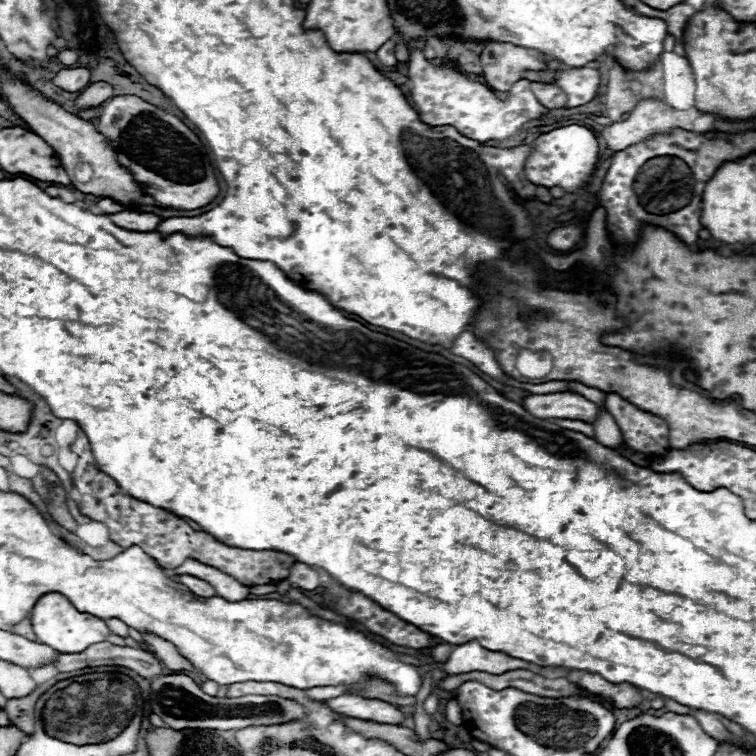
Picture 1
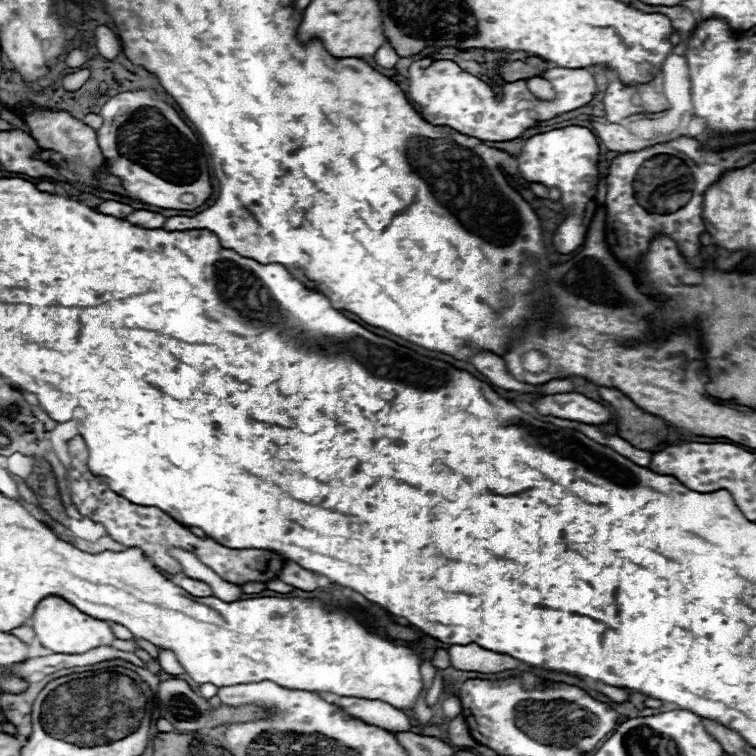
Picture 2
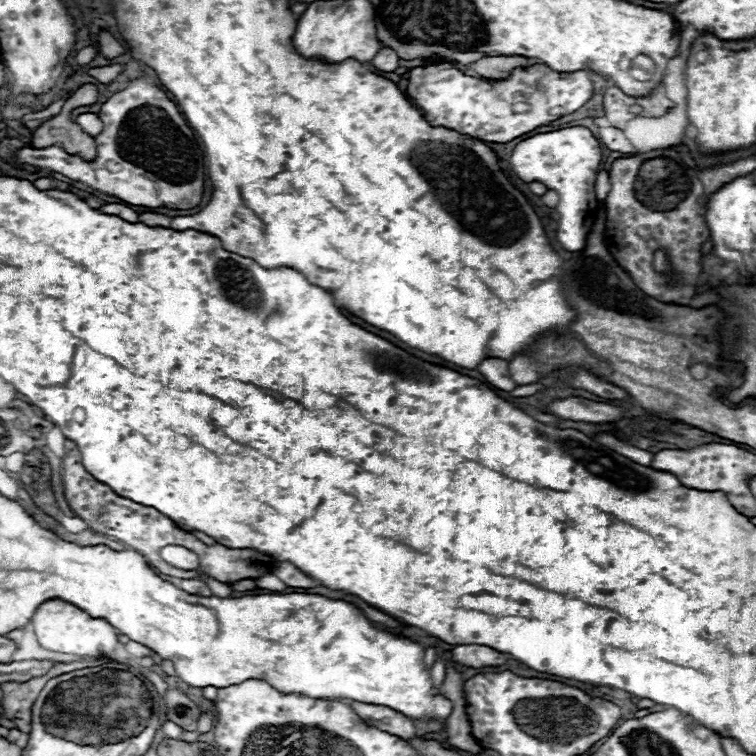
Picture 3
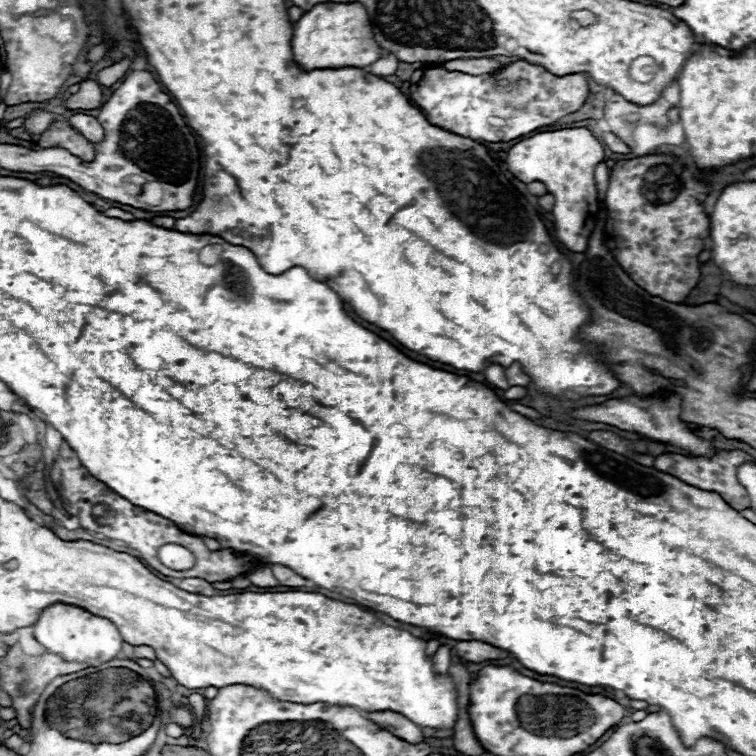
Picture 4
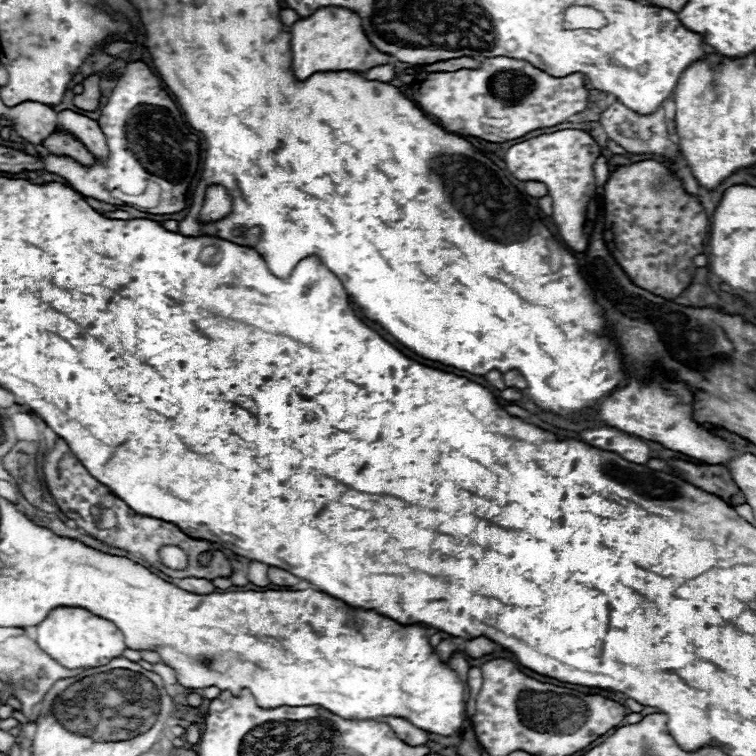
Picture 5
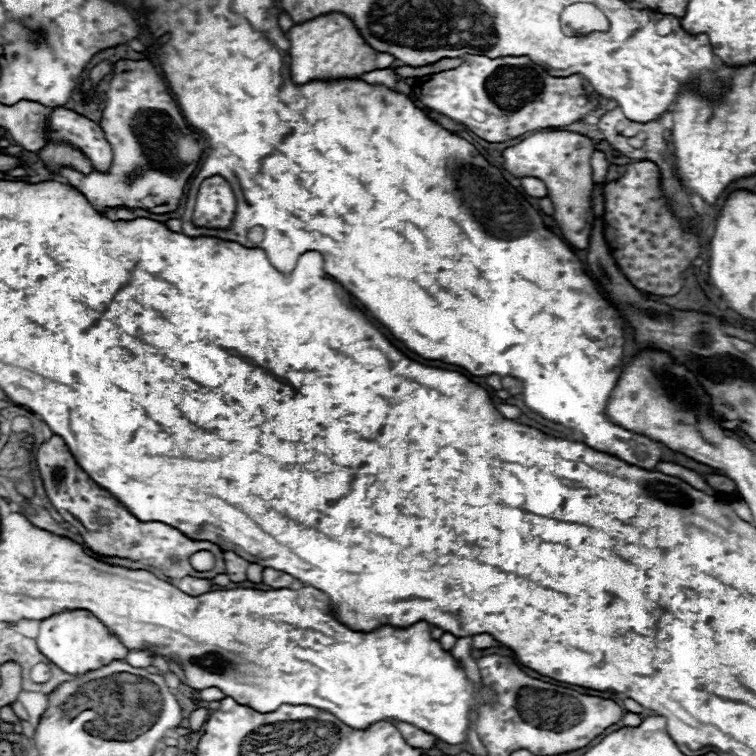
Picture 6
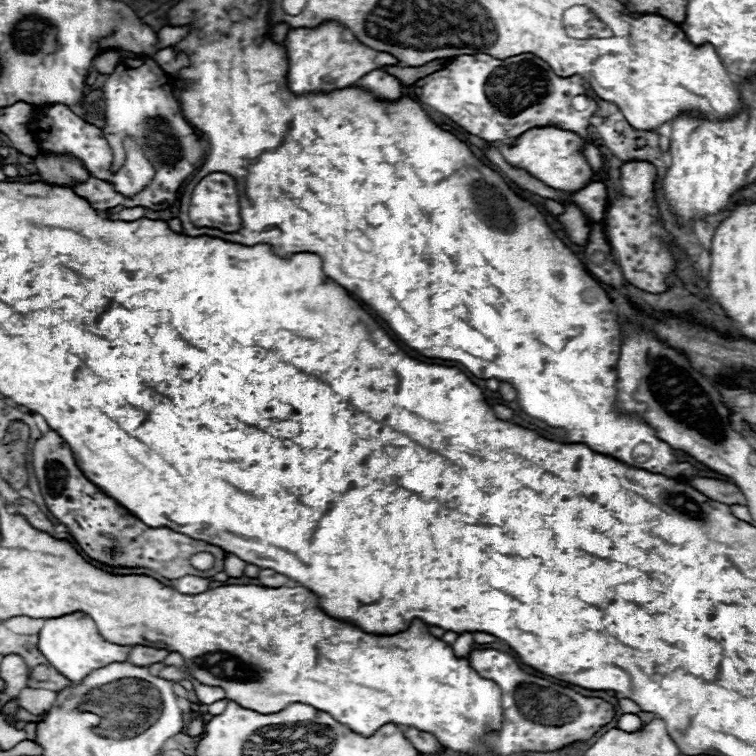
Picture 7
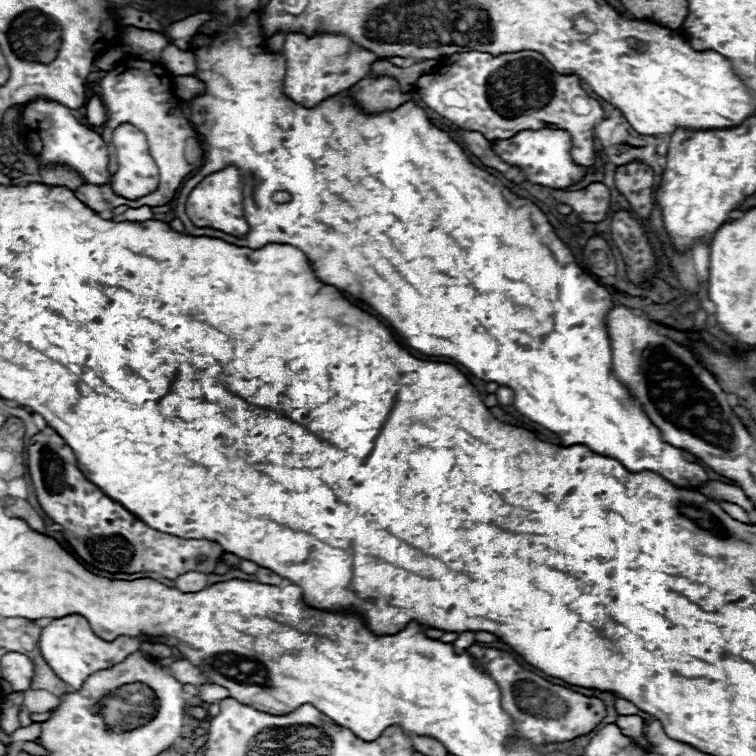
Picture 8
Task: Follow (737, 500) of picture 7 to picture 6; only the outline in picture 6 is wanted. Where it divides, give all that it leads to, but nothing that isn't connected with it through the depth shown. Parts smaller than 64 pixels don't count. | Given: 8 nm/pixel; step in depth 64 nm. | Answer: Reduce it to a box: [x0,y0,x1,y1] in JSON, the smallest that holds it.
[656,462,708,492]

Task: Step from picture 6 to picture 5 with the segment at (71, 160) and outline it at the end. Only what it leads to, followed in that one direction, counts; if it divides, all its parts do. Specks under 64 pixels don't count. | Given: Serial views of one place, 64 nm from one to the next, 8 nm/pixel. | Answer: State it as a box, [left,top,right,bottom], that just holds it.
[42,130,94,158]

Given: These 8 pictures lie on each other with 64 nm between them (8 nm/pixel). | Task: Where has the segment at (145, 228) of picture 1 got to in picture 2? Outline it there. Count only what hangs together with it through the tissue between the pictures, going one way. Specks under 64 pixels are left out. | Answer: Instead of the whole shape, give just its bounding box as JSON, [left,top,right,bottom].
[122,210,166,228]

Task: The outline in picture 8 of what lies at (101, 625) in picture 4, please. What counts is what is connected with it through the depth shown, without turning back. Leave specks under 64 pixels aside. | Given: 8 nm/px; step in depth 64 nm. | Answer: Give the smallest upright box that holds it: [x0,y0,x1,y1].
[40,614,142,690]

